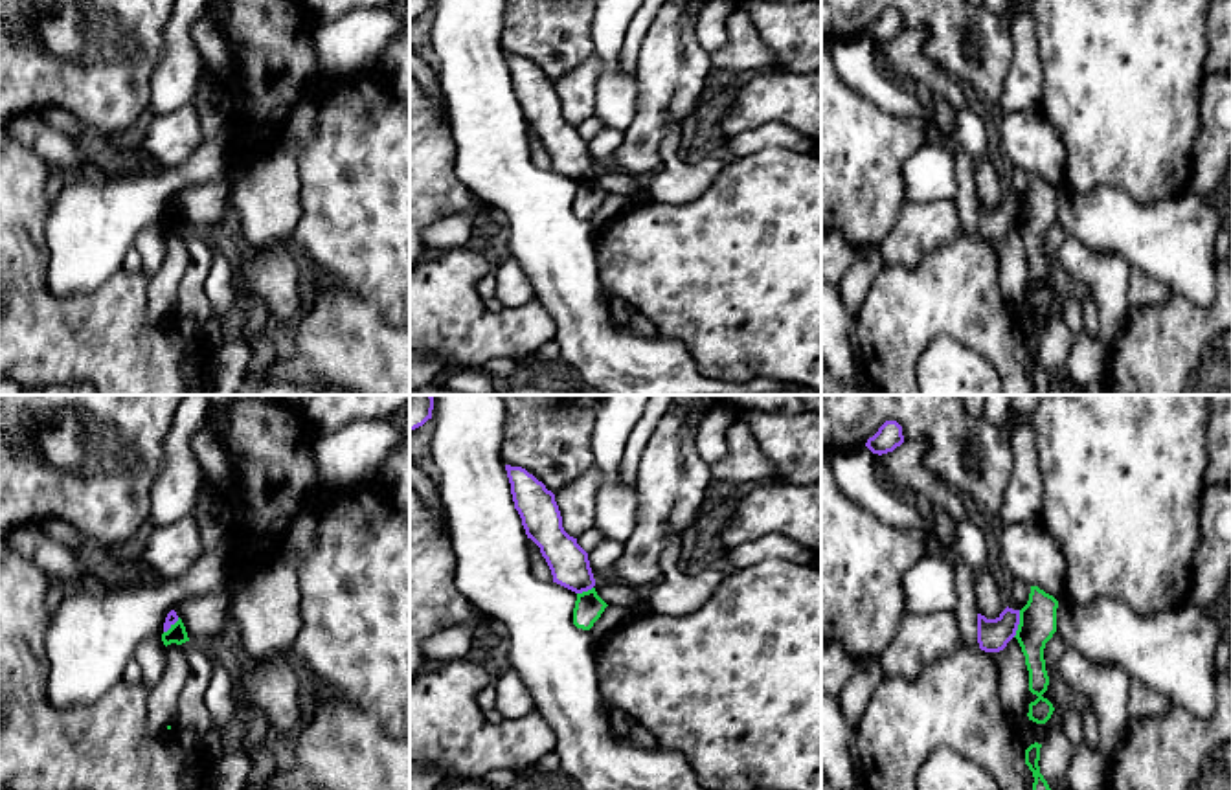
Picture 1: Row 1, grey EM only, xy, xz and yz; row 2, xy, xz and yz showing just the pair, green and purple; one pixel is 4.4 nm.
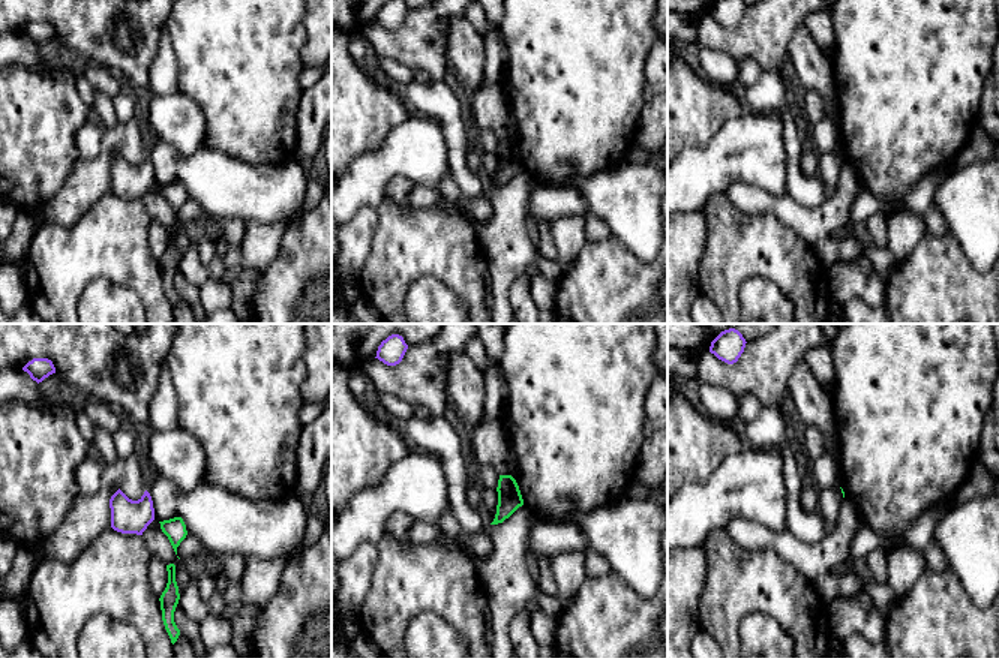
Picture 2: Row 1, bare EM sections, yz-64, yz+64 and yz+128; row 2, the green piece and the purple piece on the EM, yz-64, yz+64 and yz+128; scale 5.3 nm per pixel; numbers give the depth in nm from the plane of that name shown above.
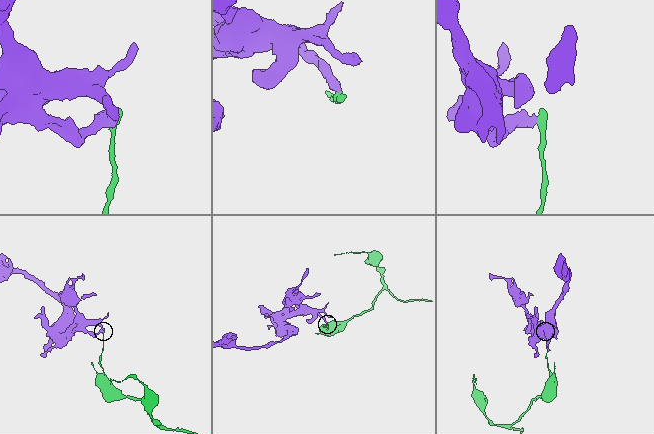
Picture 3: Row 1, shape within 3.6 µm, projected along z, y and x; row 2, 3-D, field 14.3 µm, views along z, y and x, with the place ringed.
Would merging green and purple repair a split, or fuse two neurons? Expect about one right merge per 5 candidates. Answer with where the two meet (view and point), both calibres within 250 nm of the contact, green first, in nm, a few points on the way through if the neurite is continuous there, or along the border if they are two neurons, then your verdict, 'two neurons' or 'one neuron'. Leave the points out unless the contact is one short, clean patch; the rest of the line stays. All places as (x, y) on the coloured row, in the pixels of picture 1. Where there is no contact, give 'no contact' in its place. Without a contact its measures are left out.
yz (1020, 623) | 160/140 nm | along yz (1020, 610), (1020, 621), (1013, 636) | two neurons

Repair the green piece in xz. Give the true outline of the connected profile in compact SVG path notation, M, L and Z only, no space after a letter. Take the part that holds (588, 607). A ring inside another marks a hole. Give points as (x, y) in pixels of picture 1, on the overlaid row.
M595 588L577 593L573 625L590 630L608 604L597 595Z

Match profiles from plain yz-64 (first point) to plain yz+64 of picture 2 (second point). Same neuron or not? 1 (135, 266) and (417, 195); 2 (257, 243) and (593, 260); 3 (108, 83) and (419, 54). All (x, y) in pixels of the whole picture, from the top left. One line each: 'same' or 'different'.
1: different
2: different
3: same

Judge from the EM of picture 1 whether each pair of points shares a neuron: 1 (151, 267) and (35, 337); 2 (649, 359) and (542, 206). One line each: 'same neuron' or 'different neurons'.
1: different neurons
2: same neuron

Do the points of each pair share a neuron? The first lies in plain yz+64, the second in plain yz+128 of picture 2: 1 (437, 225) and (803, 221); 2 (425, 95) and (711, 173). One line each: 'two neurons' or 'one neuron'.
1: two neurons
2: two neurons

